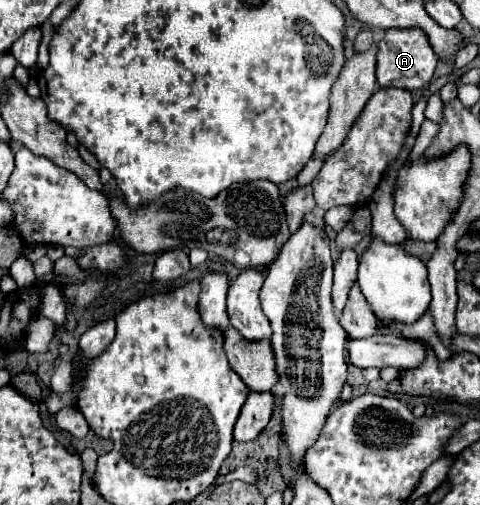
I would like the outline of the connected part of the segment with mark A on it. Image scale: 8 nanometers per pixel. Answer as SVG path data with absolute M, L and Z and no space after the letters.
M419 28L385 30L385 36L383 36L383 40L379 40L377 46L379 46L379 50L377 50L377 82L379 82L379 86L417 90L417 88L423 88L429 84L439 58L423 30L419 30Z

